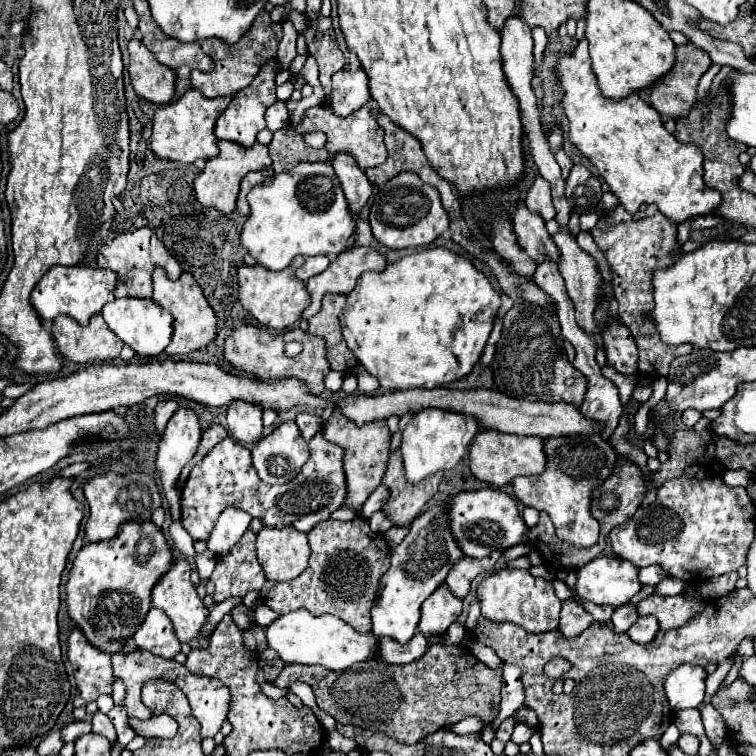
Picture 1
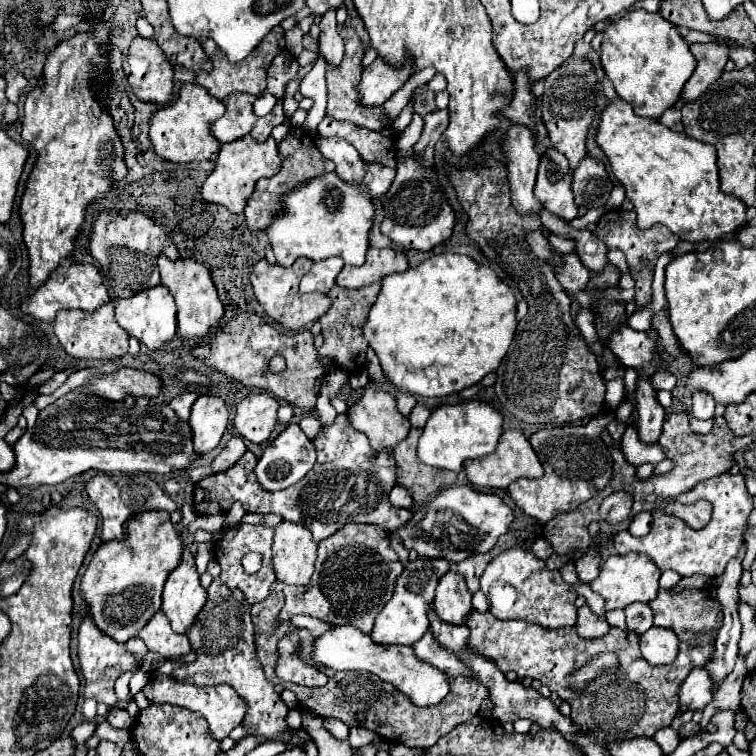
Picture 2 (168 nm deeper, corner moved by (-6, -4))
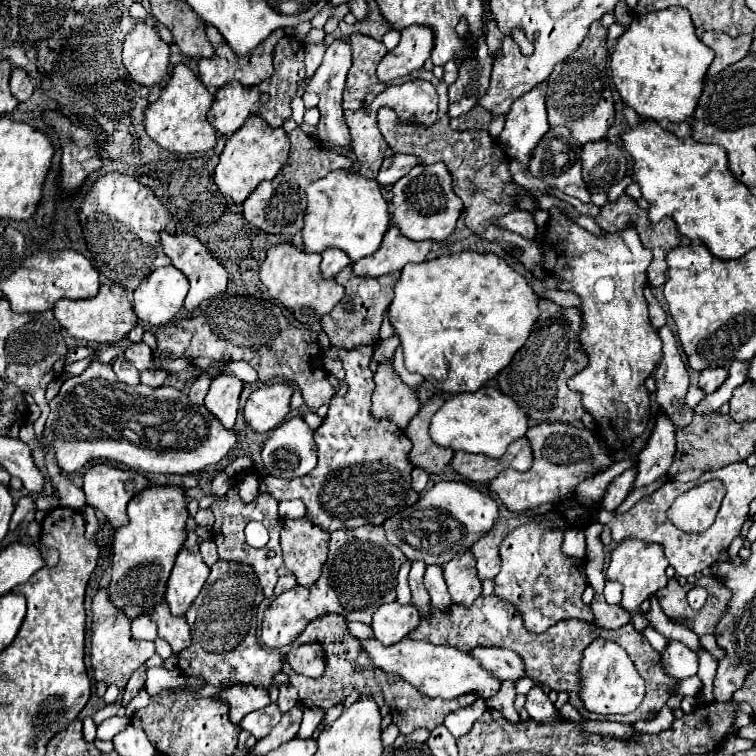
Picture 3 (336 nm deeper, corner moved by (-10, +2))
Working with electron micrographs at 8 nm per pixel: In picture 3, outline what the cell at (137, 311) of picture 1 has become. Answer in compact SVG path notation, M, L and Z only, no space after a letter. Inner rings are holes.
M174 266L158 268L134 290L134 314L150 326L164 326L182 308L188 280Z

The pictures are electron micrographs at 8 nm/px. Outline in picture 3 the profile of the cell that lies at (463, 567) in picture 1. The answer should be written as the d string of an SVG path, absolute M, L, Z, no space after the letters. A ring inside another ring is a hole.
M498 520L496 526L492 528L492 532L488 532L488 536L484 536L484 540L476 542L470 552L476 558L476 568L478 568L478 578L480 580L488 580L494 578L500 570L500 556L498 556L498 546L504 540L504 536L508 532L512 532L514 520Z

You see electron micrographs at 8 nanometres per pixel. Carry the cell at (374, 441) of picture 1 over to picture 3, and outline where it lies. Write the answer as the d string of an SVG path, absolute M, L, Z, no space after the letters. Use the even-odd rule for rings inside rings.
M392 364L378 366L374 374L374 394L372 394L372 418L392 420L398 428L406 428L408 422L420 410L416 394L398 378Z

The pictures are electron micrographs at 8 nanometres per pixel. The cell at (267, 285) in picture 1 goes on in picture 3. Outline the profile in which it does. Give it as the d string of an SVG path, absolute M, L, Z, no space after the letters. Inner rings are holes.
M276 244L268 250L264 264L260 266L260 280L268 288L270 296L280 302L290 302L290 310L294 318L302 318L302 322L316 324L324 314L328 314L344 296L344 288L336 284L336 280L324 280L320 276L320 254L306 254L304 250L292 244ZM308 302L320 302L320 308L312 308Z

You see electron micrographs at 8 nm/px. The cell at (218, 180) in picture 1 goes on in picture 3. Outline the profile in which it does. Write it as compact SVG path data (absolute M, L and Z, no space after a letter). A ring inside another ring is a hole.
M252 116L244 126L234 132L220 154L220 162L214 170L214 182L218 190L230 196L236 204L242 204L250 192L264 180L272 180L288 164L288 136L282 128L270 128L262 118Z

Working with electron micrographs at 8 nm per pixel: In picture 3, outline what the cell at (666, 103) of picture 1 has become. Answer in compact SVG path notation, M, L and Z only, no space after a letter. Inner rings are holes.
M704 32L700 38L708 48L714 50L716 58L712 62L712 66L708 68L708 76L716 76L718 72L722 72L726 66L742 60L752 44L752 36L728 36L722 32Z

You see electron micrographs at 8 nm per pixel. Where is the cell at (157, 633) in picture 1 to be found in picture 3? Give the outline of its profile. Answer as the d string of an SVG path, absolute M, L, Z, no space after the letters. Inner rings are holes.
M160 602L152 614L150 614L152 622L158 626L158 636L164 638L172 650L178 654L182 652L184 648L188 648L190 644L190 628L188 628L188 622L186 618L176 618L168 612L168 604L166 602Z

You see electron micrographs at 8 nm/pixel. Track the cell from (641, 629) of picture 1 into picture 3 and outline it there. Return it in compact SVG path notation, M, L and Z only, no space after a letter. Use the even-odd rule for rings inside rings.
M670 640L668 646L662 650L662 666L666 668L668 676L682 680L698 672L698 656L682 642Z

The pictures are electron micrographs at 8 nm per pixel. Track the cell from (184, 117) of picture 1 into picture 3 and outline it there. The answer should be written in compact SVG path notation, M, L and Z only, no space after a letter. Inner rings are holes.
M178 64L160 98L146 108L146 132L156 144L170 152L192 154L212 150L216 146L216 128L206 120L212 102L214 94L208 92L186 64Z

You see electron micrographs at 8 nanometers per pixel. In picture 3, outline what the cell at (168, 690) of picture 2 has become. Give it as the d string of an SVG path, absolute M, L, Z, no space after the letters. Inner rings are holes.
M244 684L230 686L230 688L222 690L222 692L218 692L216 698L220 702L228 704L228 708L230 708L230 722L232 724L238 724L248 712L260 710L260 708L270 704L268 692L262 692L262 688L244 686Z

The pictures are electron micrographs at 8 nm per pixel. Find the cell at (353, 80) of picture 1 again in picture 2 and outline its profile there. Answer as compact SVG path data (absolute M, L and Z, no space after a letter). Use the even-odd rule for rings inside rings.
M376 58L370 66L364 68L362 72L362 82L360 82L360 96L364 106L380 106L396 90L404 86L404 82L412 74L412 62L406 62L406 68L392 68L388 66L382 58Z

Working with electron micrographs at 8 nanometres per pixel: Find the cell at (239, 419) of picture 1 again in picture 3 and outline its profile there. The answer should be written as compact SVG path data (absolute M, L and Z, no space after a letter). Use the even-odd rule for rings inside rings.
M276 382L260 386L248 396L248 402L244 406L246 424L260 434L278 428L290 412L290 396L292 396L290 384Z

